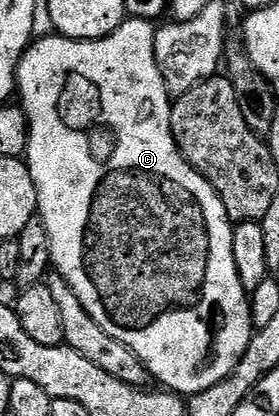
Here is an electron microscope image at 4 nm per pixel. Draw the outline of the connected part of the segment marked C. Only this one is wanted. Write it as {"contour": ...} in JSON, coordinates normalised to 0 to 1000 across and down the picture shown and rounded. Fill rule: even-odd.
{"contour":[[[455,41],[384,91],[348,91],[337,101],[272,101],[258,91],[183,87],[111,99],[79,142],[65,149],[57,180],[57,226],[72,238],[79,267],[108,293],[108,334],[93,349],[86,387],[108,401],[108,421],[129,442],[136,474],[133,522],[147,524],[179,579],[179,625],[204,666],[251,685],[258,702],[301,731],[315,760],[387,798],[430,827],[473,837],[487,856],[523,880],[541,911],[570,909],[599,940],[642,952],[713,947],[760,923],[832,897],[846,875],[882,853],[882,839],[914,800],[896,769],[896,721],[889,700],[860,683],[846,654],[846,625],[832,625],[832,558],[842,536],[828,534],[789,471],[760,452],[753,435],[638,361],[609,305],[609,260],[616,233],[591,202],[559,149],[552,123],[556,55],[498,43]]]}

